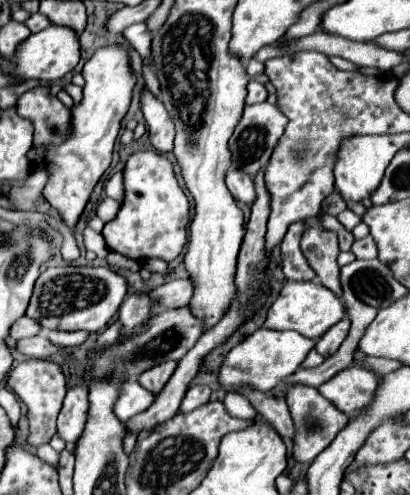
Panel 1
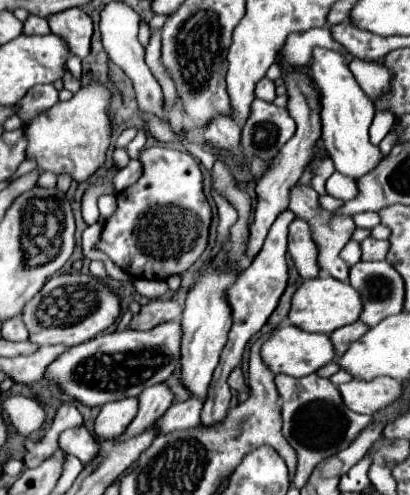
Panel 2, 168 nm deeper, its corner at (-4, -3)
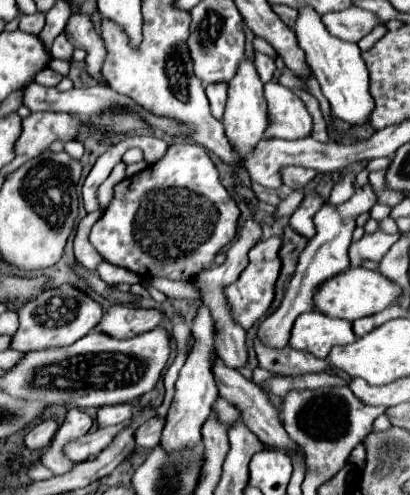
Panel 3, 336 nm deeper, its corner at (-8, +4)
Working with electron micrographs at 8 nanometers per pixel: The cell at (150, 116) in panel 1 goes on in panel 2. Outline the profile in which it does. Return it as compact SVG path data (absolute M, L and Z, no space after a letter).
M112 2L108 4L104 10L102 10L102 20L100 20L100 32L102 32L102 44L104 44L104 50L108 52L110 60L120 66L128 78L132 80L134 84L134 90L136 90L136 100L138 100L138 106L142 112L148 112L148 114L154 114L154 116L164 116L166 120L166 112L164 112L164 96L162 96L162 90L160 90L160 84L154 80L150 68L146 66L144 62L144 48L140 46L138 42L138 14L122 4L122 2Z

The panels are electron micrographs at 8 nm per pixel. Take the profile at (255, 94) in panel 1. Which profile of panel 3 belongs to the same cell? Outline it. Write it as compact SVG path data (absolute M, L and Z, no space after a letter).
M254 51L254 65L256 65L256 71L262 79L262 83L268 83L276 71L276 63L274 63L274 57L266 55L266 53L260 53L260 51Z

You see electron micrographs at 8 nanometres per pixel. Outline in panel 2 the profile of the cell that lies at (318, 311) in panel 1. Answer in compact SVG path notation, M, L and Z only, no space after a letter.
M322 276L322 278L312 278L312 280L304 280L298 290L292 296L292 304L290 304L290 312L288 312L288 322L300 330L308 330L308 332L320 332L320 334L332 334L334 330L352 324L358 320L360 316L360 296L358 292L340 280L334 280L330 276Z

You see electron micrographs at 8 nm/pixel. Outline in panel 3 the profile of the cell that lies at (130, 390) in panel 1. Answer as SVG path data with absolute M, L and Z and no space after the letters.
M110 405L110 407L100 407L98 409L98 425L100 427L110 427L110 425L118 425L126 419L130 419L134 415L134 407L132 405Z

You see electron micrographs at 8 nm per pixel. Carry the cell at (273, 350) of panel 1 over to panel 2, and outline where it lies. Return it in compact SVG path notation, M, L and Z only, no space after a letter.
M280 326L268 340L264 340L262 348L260 348L260 358L264 360L264 364L270 368L270 372L276 374L288 374L288 376L308 376L312 372L316 372L320 366L328 364L334 356L334 348L332 342L326 334L312 334L312 332L304 332L296 326Z

